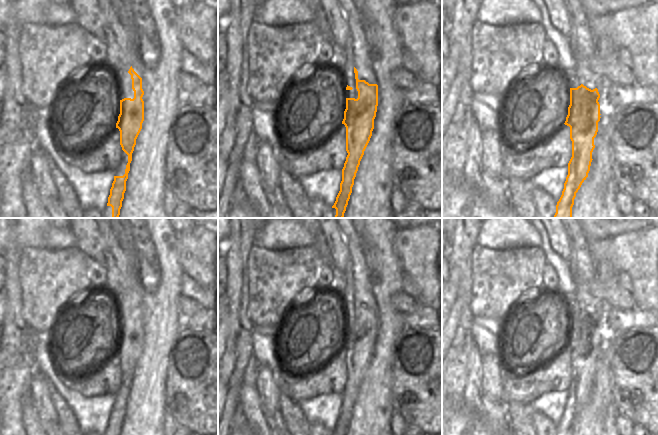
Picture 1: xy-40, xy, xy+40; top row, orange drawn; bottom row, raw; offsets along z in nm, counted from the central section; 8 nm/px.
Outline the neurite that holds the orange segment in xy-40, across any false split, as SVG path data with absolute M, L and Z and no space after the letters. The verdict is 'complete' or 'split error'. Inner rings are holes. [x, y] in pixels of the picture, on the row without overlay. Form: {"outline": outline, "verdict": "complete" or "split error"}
{"outline": "M133 283L132 290L128 297L131 299L132 303L134 322L124 322L120 324L120 338L116 347L116 352L120 355L120 369L122 374L128 379L128 387L123 400L114 400L107 427L107 430L112 431L112 435L120 435L122 431L122 425L126 415L126 405L128 403L130 387L132 385L132 377L144 345L142 299Z", "verdict": "split error"}

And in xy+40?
{"outline": "M583 308L570 312L570 329L565 349L570 351L572 381L556 435L572 435L576 417L588 401L594 382L596 359L600 354L600 318Z", "verdict": "split error"}

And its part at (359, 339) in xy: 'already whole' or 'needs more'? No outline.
needs more

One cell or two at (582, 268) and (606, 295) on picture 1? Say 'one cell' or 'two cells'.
two cells

